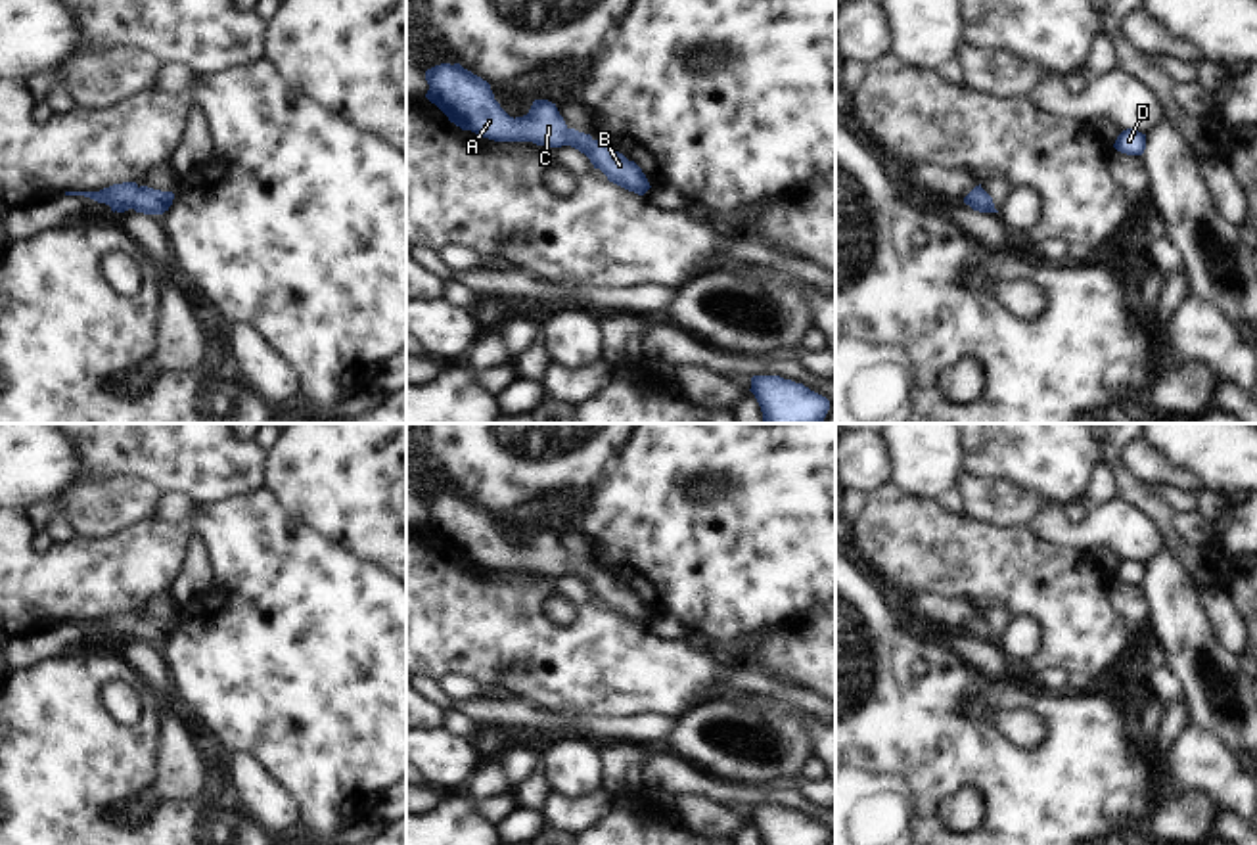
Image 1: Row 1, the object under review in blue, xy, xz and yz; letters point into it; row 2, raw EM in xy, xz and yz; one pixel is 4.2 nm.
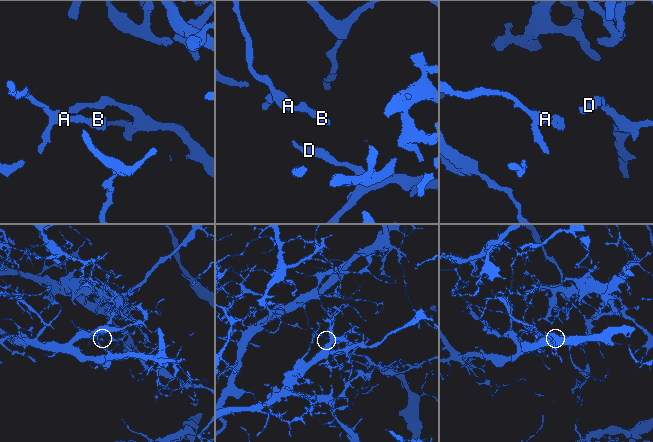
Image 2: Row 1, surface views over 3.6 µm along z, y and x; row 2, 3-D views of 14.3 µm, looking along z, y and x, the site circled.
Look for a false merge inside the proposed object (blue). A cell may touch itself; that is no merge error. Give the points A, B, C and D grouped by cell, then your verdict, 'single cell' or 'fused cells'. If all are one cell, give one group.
groups A B C D; single cell

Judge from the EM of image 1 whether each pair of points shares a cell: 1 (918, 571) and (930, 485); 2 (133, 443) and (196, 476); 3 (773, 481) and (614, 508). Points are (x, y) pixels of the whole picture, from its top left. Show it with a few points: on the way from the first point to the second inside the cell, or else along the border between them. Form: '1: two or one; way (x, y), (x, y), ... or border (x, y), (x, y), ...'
1: two; border (890, 481), (907, 495), (934, 501)
2: one; way (148, 443), (163, 443), (181, 460)
3: one; way (732, 516), (654, 516)

